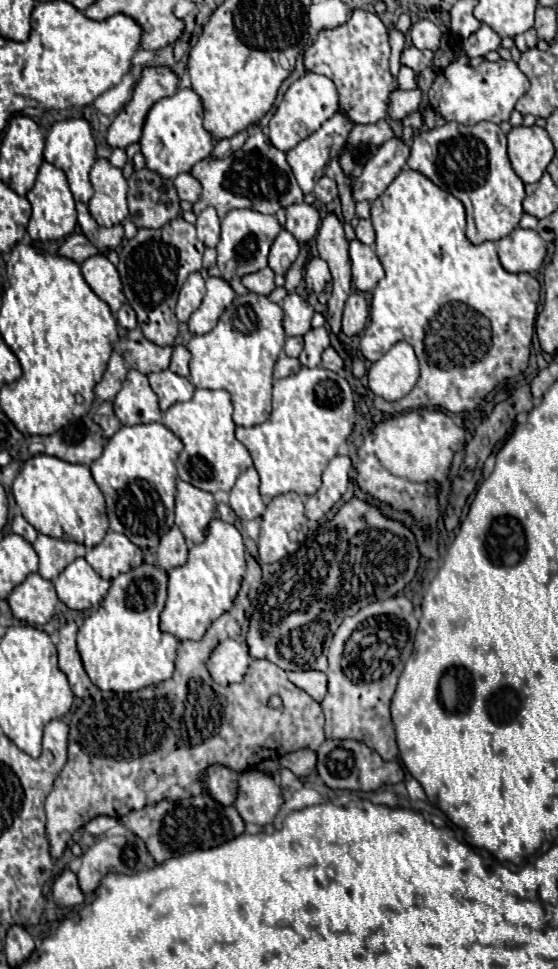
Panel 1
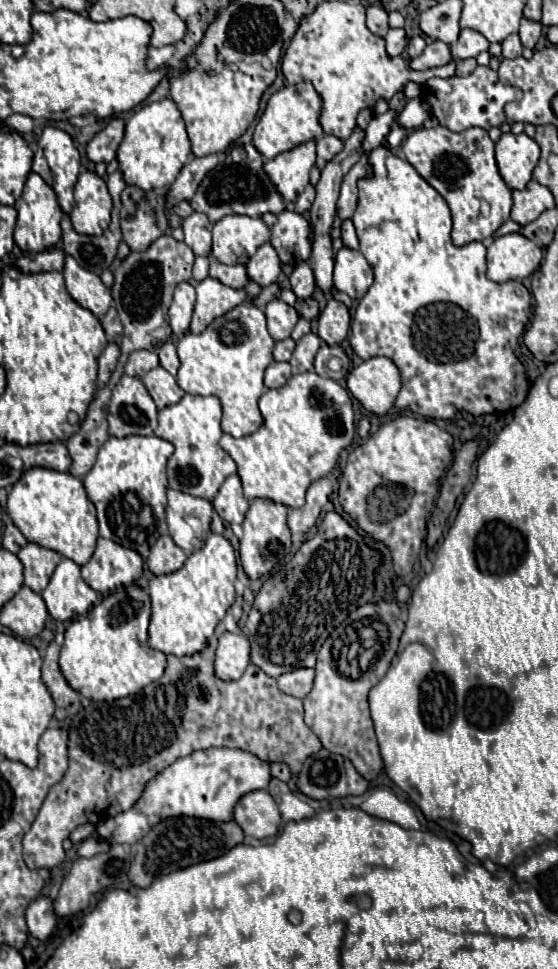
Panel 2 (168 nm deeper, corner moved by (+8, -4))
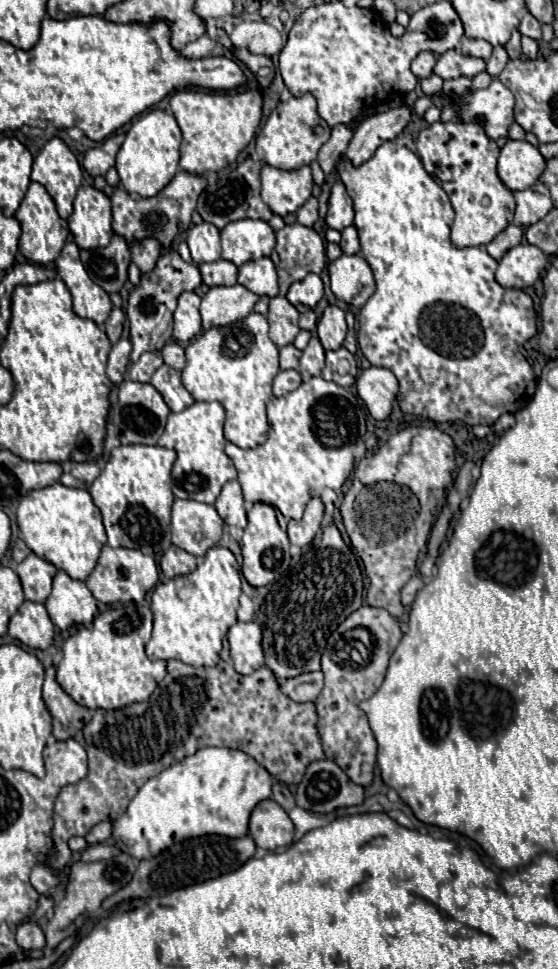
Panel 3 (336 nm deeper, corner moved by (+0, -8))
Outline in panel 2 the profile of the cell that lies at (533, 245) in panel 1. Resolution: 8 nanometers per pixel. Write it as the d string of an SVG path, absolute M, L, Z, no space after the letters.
M522 234L492 238L488 244L488 278L494 282L520 280L536 272L542 250Z

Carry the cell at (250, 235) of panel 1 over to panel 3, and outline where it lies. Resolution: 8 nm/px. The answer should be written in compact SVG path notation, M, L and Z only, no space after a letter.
M236 220L230 222L222 232L222 258L236 266L270 256L276 238L274 230L264 220Z

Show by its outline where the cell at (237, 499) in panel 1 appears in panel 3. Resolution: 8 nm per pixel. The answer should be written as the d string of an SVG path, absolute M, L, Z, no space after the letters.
M230 480L228 484L222 486L220 496L216 498L216 510L220 518L228 526L246 526L246 510L244 510L244 498L242 498L242 488L238 480Z

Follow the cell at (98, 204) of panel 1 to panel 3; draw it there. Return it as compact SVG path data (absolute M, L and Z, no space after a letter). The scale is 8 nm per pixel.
M80 186L74 198L68 228L82 250L104 248L112 238L112 210L108 196L92 186Z

